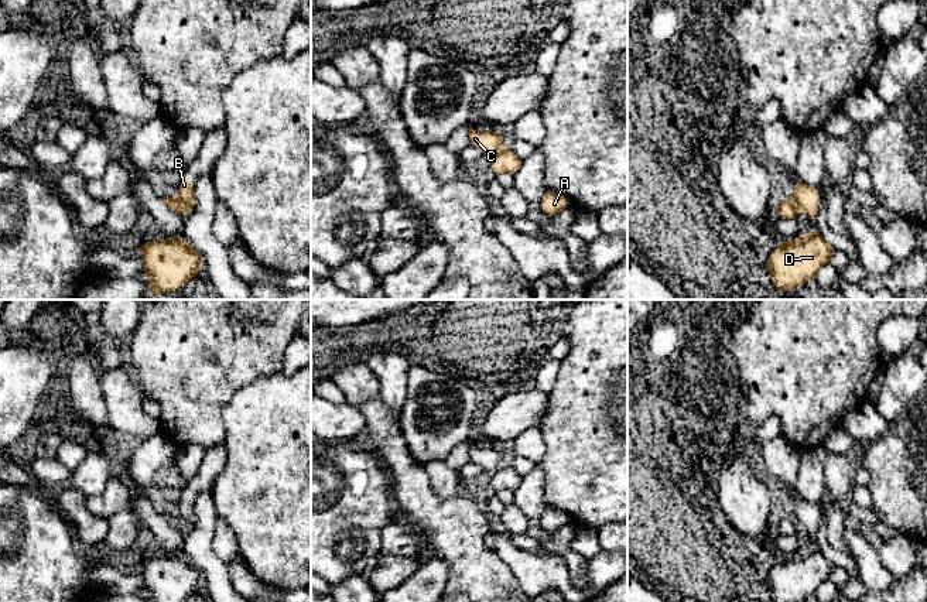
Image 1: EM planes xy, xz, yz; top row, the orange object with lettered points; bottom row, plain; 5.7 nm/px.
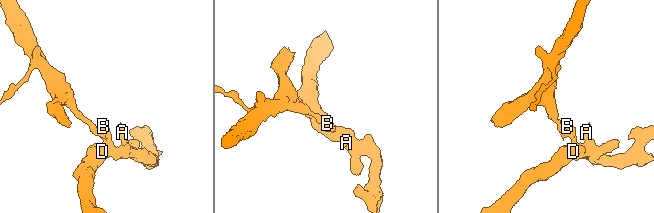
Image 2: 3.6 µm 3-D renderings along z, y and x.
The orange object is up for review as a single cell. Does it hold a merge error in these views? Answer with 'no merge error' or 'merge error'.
merge error

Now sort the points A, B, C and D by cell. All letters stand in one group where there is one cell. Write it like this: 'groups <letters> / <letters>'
groups A B D / C

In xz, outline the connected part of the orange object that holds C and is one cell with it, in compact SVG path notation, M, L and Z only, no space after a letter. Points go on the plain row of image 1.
M469 444L469 461L483 471L496 471L503 464L500 448L479 449Z

